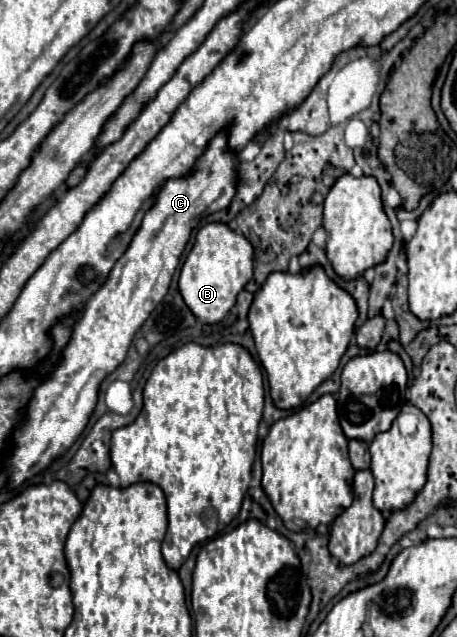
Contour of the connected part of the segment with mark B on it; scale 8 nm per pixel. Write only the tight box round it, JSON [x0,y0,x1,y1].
[179,223,253,323]

